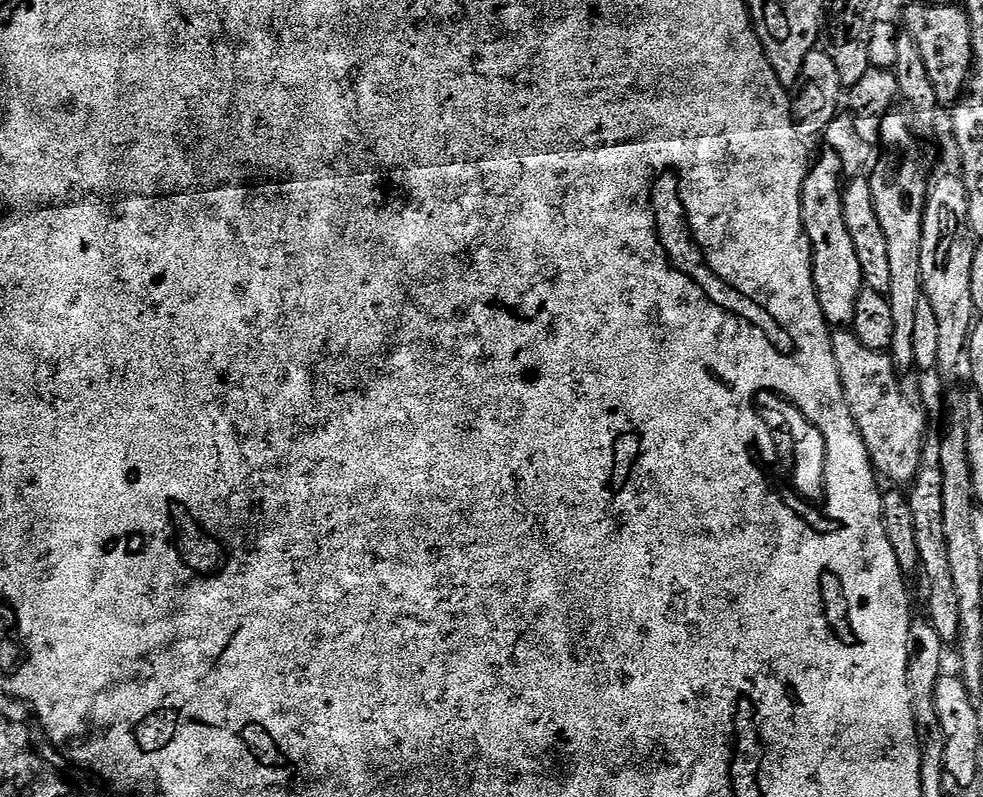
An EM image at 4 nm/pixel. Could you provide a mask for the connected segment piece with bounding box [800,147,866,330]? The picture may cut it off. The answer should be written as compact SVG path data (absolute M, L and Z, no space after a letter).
M825 147L823 151L817 160L815 157L802 182L802 222L812 247L812 277L814 290L818 294L818 306L822 306L822 314L828 325L836 330L844 330L851 325L859 294L866 285L854 238L850 238L850 230L846 230L846 218L842 214L842 158L832 148Z

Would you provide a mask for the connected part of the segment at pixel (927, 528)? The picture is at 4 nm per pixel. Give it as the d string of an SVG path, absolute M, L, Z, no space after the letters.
M929 435L925 439L918 474L912 480L907 498L914 518L914 537L918 544L918 558L920 559L918 572L919 575L924 575L924 580L928 583L926 619L934 626L934 630L938 630L938 638L944 641L945 645L952 646L957 643L960 635L960 615L958 614L958 594L954 594L954 578L950 578L950 554L946 554L946 522L942 522L942 450L940 441L939 435Z

